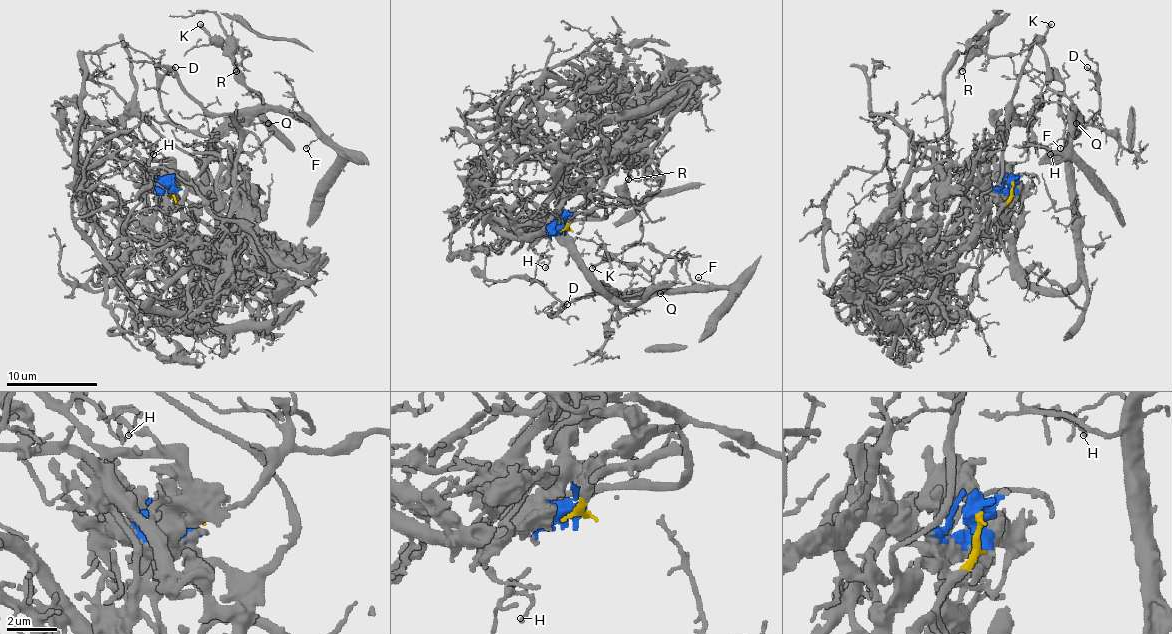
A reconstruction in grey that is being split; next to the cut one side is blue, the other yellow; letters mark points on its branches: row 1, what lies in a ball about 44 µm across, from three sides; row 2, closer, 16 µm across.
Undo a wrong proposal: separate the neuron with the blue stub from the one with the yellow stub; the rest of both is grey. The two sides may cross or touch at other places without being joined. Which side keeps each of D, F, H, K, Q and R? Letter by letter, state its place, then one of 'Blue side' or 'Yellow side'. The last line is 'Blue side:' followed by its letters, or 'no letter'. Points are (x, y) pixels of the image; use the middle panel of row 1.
D: Place: (567, 304). Yellow side
F: Place: (698, 277). Yellow side
H: Place: (545, 267). Yellow side
K: Place: (592, 268). Yellow side
Q: Place: (660, 293). Yellow side
R: Place: (628, 179). Yellow side
Blue side: no letter

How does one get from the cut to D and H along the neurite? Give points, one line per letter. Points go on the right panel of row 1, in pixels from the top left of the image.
D: (1012, 183), (998, 214), (1009, 260), (1032, 283), (1066, 290), (1080, 274), (1071, 139), (1098, 110), (1087, 67)
H: (1012, 183), (998, 214), (1009, 260), (1066, 290), (1085, 123), (1064, 119), (1050, 153)

